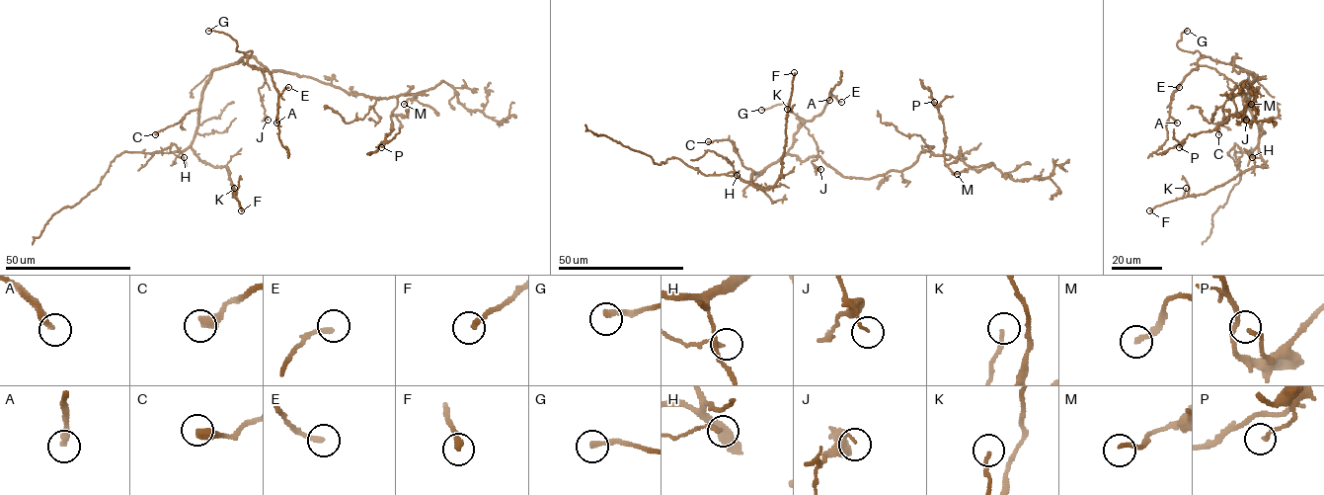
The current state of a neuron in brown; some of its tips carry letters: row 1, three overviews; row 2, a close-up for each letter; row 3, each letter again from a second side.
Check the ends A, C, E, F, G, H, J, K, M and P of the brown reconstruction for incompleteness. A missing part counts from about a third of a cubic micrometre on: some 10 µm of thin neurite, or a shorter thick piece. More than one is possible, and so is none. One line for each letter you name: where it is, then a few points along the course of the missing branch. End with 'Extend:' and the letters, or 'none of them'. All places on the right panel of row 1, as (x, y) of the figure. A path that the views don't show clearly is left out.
A: at (1177, 123)
F: at (1149, 210)
G: at (1187, 31)
M: at (1251, 104)
Extend: A, F, G, M

